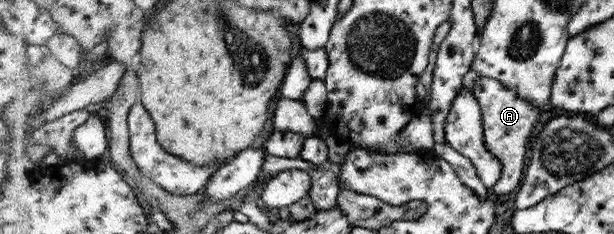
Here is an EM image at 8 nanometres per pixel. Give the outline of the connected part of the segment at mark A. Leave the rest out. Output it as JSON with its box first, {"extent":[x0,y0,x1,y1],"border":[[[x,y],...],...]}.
{"extent":[471,77,539,196],"border":[[[478,77],[471,90],[482,110],[485,148],[489,150],[489,154],[493,154],[500,160],[502,166],[501,178],[492,188],[493,194],[500,196],[509,194],[519,186],[519,180],[524,177],[525,164],[523,162],[525,158],[529,158],[527,144],[529,144],[531,130],[537,124],[539,110],[533,108],[521,95],[515,94],[515,90],[503,86],[497,78]]]}

